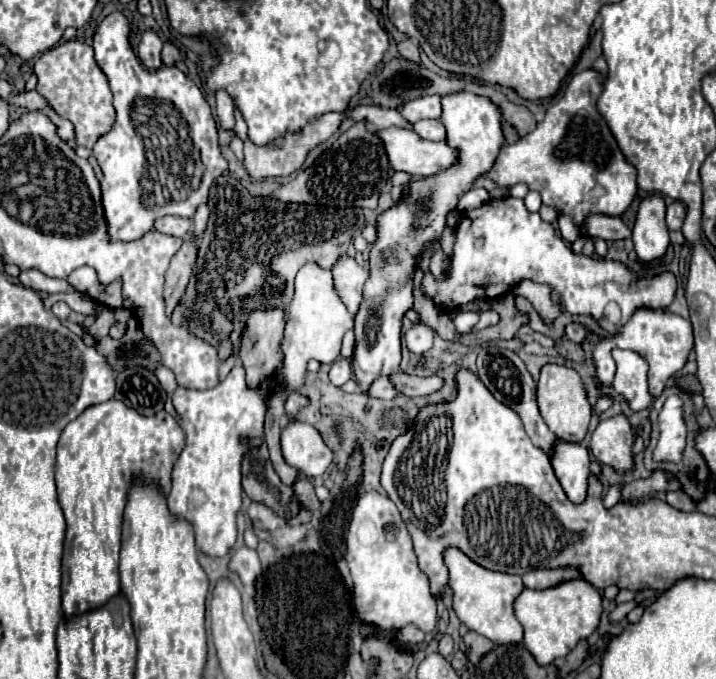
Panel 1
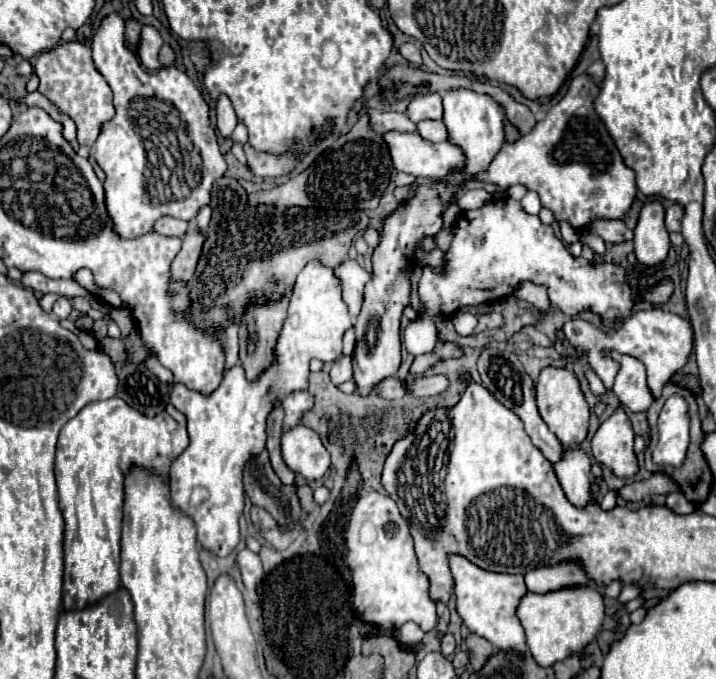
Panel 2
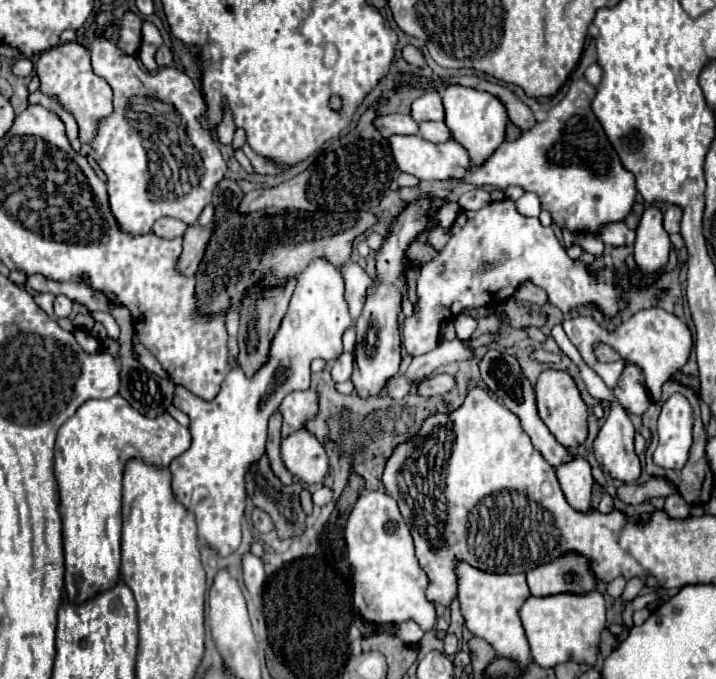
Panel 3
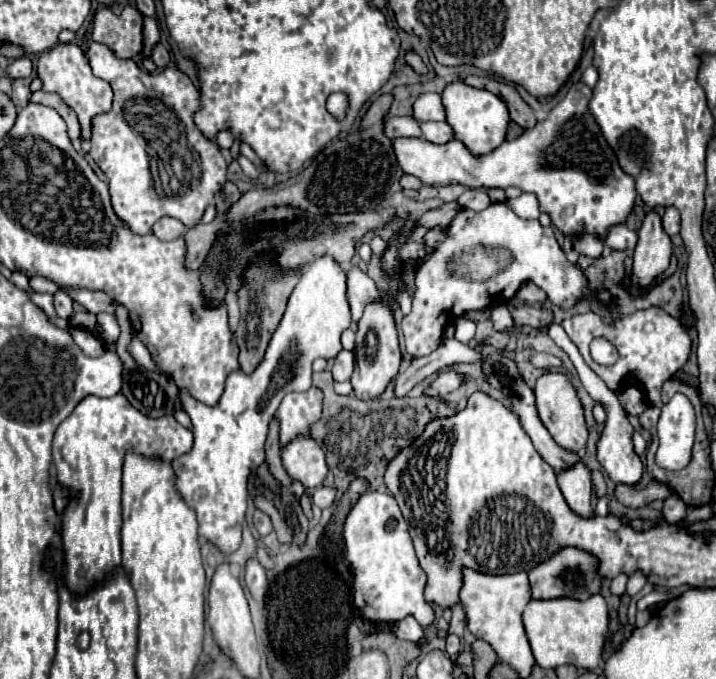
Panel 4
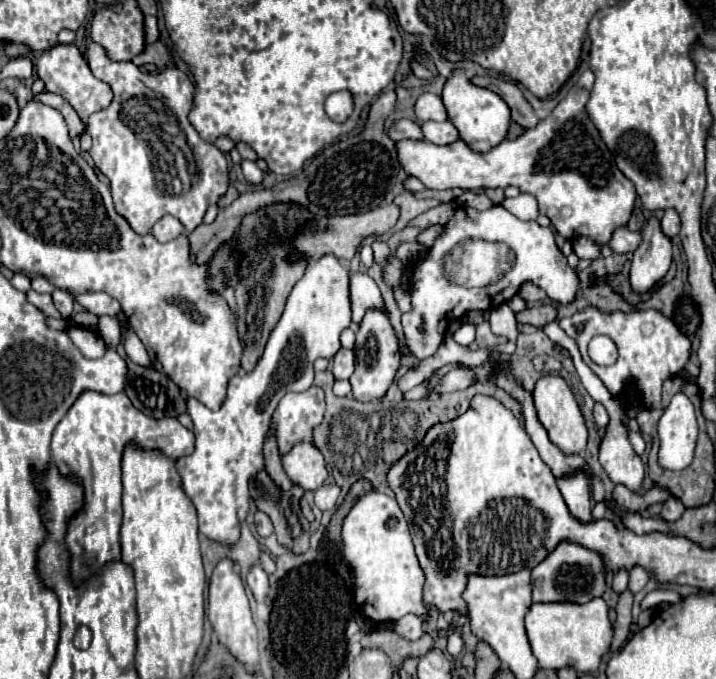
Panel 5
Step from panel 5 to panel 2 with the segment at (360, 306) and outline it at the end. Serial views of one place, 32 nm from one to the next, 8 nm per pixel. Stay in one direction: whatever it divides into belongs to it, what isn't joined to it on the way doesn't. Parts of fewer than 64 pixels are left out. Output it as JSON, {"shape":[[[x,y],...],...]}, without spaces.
{"shape":[[[344,260],[336,268],[336,276],[340,278],[342,284],[342,296],[344,302],[348,304],[350,314],[356,318],[364,300],[364,286],[370,280],[370,274],[354,260]]]}

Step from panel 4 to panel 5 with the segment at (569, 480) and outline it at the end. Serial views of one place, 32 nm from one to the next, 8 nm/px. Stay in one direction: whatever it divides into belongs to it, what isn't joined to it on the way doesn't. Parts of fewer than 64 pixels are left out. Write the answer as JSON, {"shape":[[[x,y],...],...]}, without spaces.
{"shape":[[[578,472],[574,476],[566,476],[566,478],[560,478],[558,480],[558,488],[560,488],[560,494],[570,510],[570,514],[588,524],[592,522],[592,514],[590,514],[590,484],[588,484],[588,478],[584,472]]]}

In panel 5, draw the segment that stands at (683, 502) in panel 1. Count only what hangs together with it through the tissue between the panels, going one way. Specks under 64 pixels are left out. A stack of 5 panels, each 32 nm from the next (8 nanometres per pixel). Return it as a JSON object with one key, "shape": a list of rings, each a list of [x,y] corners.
{"shape":[[[670,496],[670,498],[664,502],[660,516],[662,516],[664,520],[668,520],[668,522],[674,522],[674,520],[678,520],[678,518],[684,514],[684,510],[686,510],[686,508],[684,508],[674,496]]]}

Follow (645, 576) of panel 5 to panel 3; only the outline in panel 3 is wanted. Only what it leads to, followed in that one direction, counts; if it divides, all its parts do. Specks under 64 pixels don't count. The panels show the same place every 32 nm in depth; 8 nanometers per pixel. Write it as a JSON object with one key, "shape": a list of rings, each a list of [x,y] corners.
{"shape":[[[634,576],[632,580],[628,580],[626,588],[624,588],[624,594],[622,594],[622,600],[634,600],[638,596],[638,592],[644,588],[644,580],[640,580],[638,576]]]}

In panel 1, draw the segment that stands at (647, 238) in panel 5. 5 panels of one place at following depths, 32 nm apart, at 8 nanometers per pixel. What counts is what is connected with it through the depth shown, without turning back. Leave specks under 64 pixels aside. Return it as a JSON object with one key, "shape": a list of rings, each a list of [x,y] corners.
{"shape":[[[652,194],[642,200],[634,230],[632,230],[634,250],[640,262],[648,264],[664,258],[670,244],[664,214],[666,214],[666,206],[660,196]]]}

